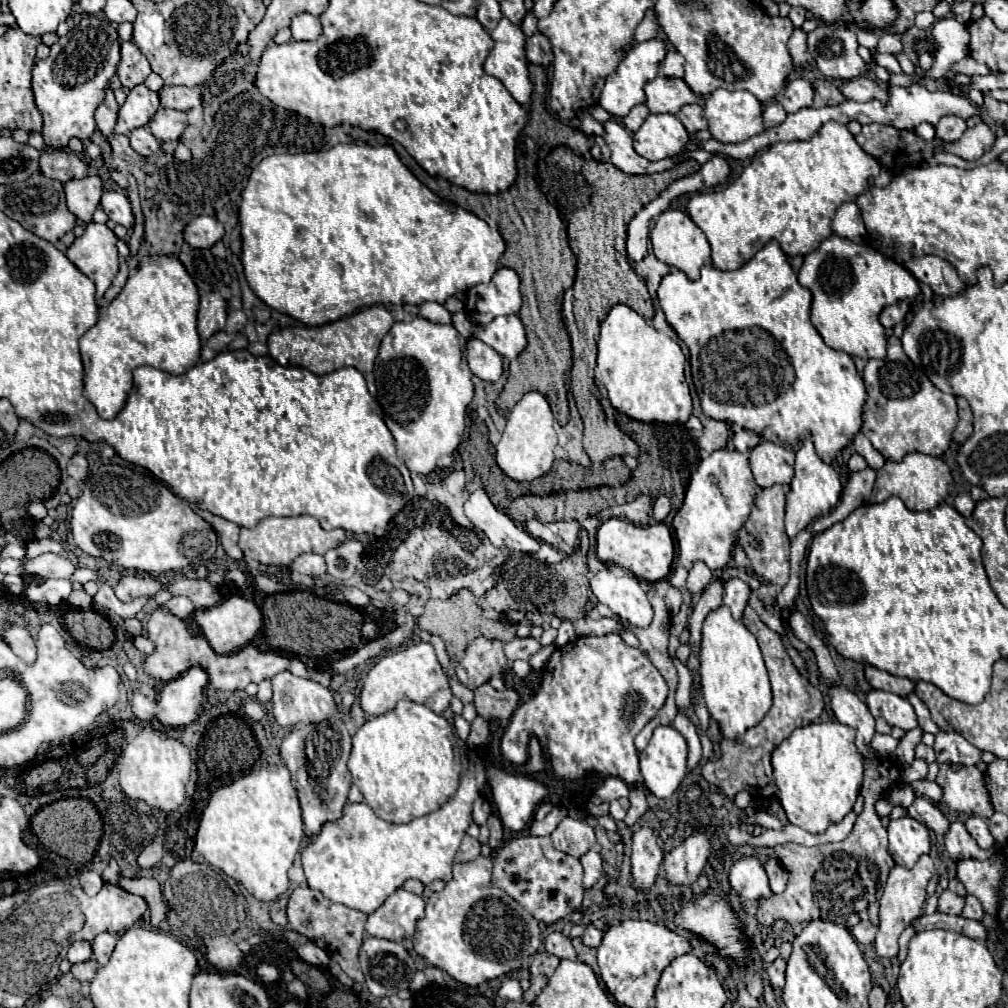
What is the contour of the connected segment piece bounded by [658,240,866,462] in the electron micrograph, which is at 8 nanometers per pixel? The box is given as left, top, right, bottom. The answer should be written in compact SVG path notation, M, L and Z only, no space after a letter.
M770 240L762 250L756 252L750 262L734 272L704 266L698 280L690 280L682 270L668 272L658 286L658 300L668 324L676 330L678 338L690 350L692 380L706 416L730 424L740 424L742 428L754 430L764 440L786 446L790 450L798 450L802 440L810 438L824 462L832 462L834 454L848 442L852 442L854 434L862 426L862 404L866 400L864 382L856 372L852 358L828 348L810 322L812 294L808 288L798 284L796 272L792 270L788 256L782 252L776 240Z

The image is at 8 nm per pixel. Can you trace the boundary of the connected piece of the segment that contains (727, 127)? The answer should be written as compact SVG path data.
M714 90L704 104L704 112L708 118L708 130L712 134L714 140L722 142L722 144L738 144L738 142L746 142L748 138L762 134L764 122L762 122L762 102L758 102L748 90Z

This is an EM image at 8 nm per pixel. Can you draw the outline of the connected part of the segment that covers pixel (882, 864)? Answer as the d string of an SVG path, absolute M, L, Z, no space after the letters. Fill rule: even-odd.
M882 756L878 762L864 760L864 784L862 784L862 796L864 796L864 810L858 814L858 820L842 842L830 842L820 846L800 846L794 842L786 842L780 846L774 846L774 852L782 866L788 870L788 886L782 894L776 894L768 900L774 916L784 918L788 924L802 924L812 918L822 918L836 922L840 926L852 928L860 920L870 920L874 926L878 926L878 906L880 896L886 884L886 878L890 870L894 868L894 860L890 858L886 846L878 846L874 852L866 852L860 844L860 836L866 830L872 830L880 842L888 844L886 828L880 822L880 816L876 814L874 804L880 798L888 798L892 786L900 782L902 768L896 758ZM792 906L792 912L790 912ZM792 916L792 922L790 922Z

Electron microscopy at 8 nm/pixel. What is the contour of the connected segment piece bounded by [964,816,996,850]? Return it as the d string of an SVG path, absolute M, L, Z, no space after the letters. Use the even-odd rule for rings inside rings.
M972 816L972 818L968 818L964 824L966 824L968 832L972 834L972 838L978 842L978 846L980 846L982 850L990 850L990 848L996 844L994 838L992 838L992 834L990 834L990 830L988 830L988 826L986 826L986 822L984 822L982 818Z

